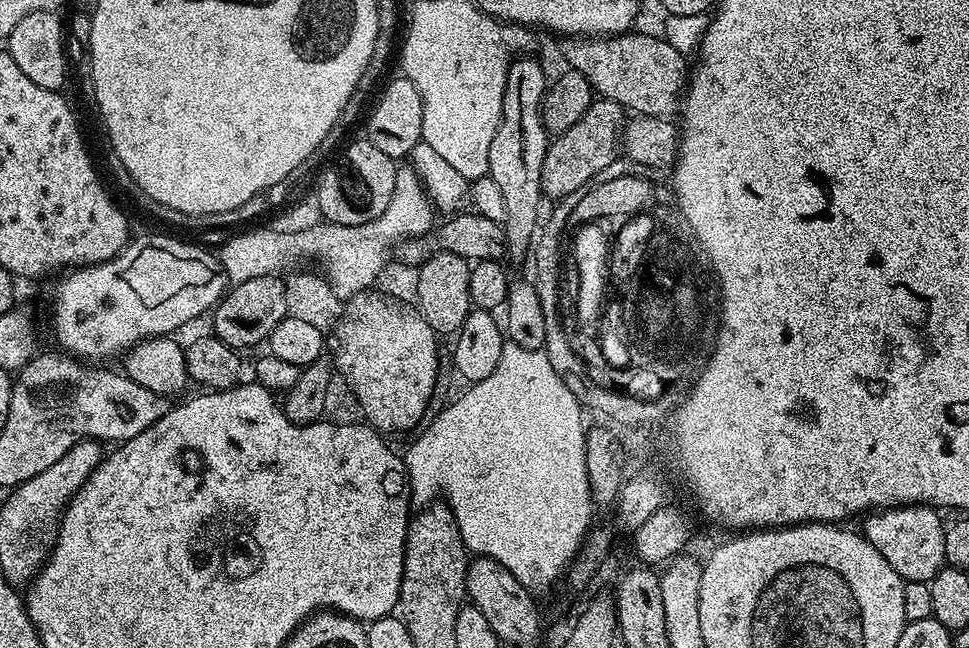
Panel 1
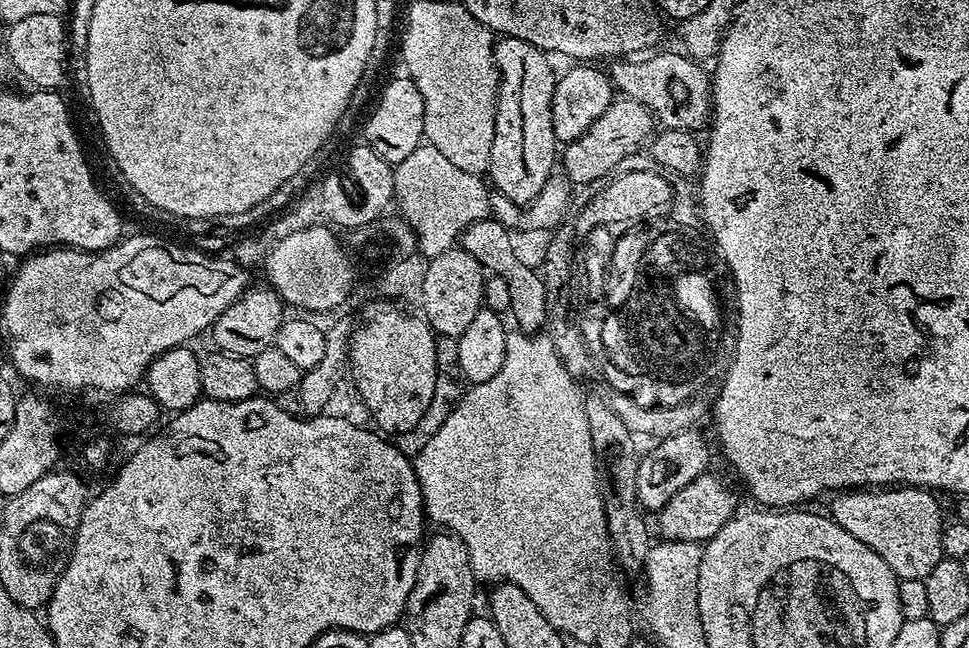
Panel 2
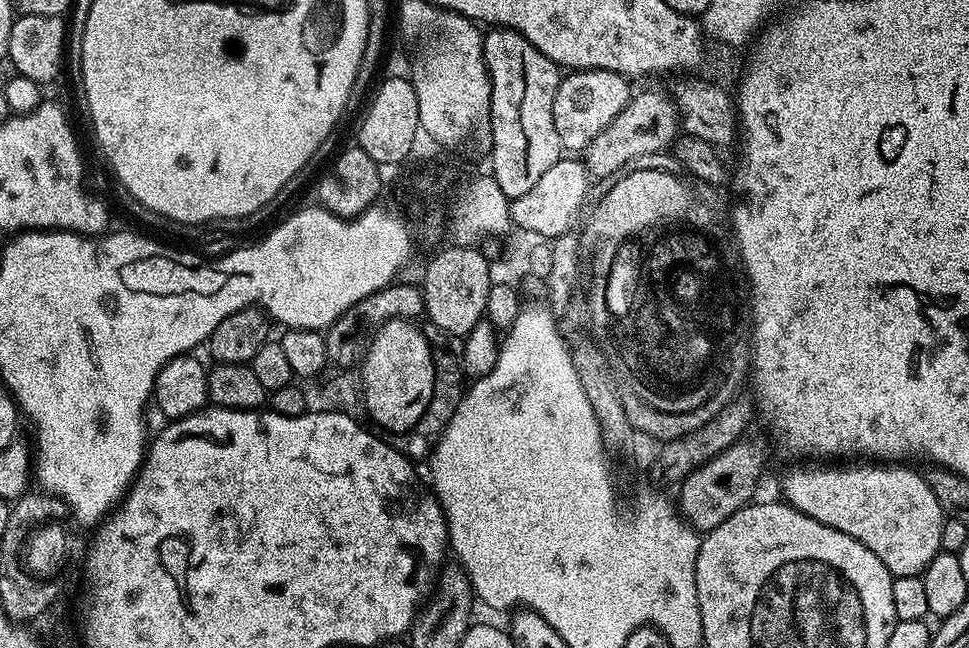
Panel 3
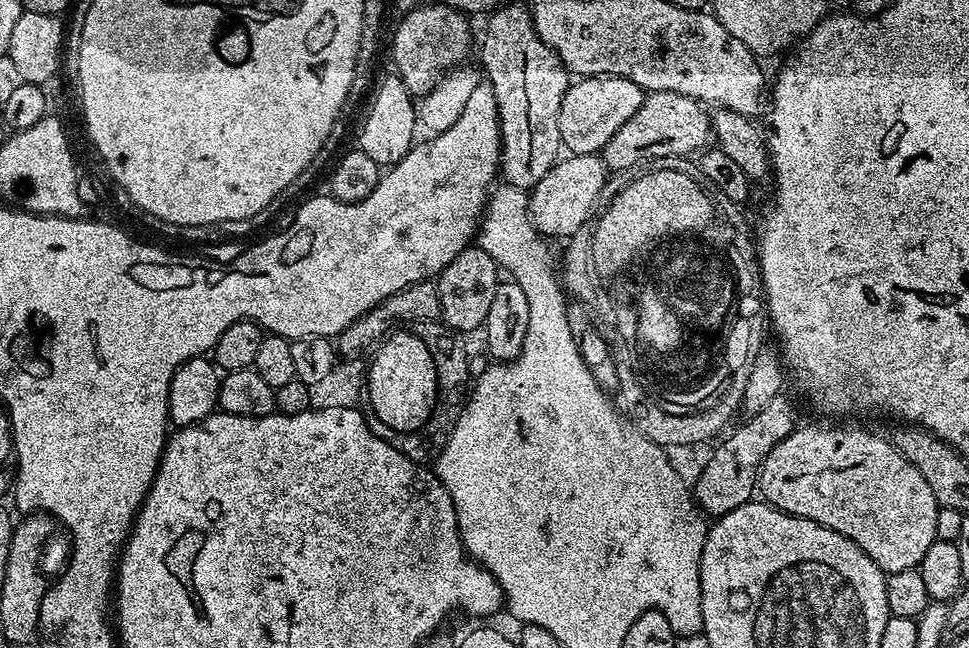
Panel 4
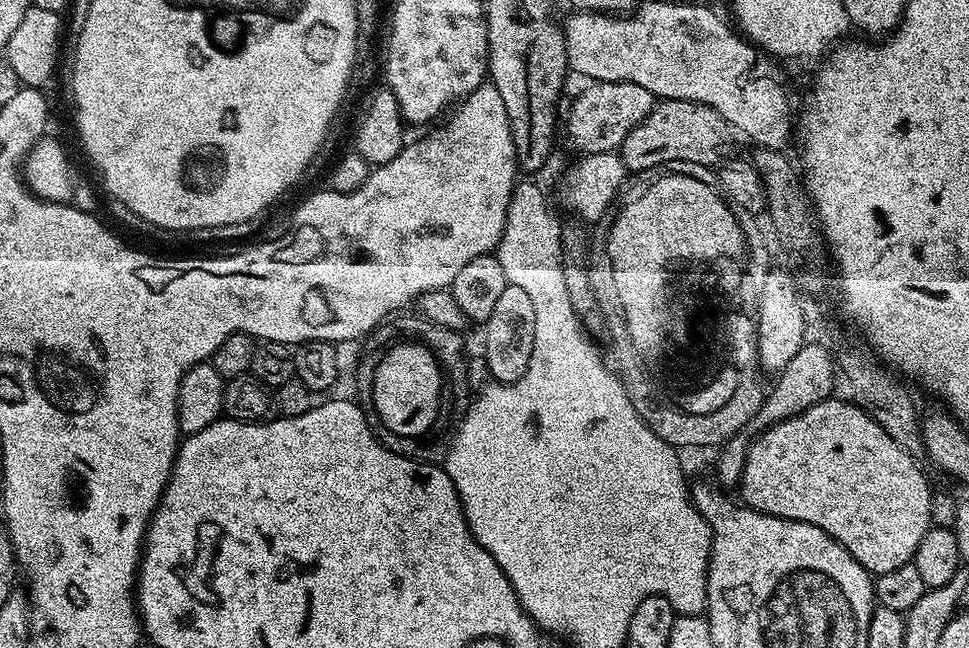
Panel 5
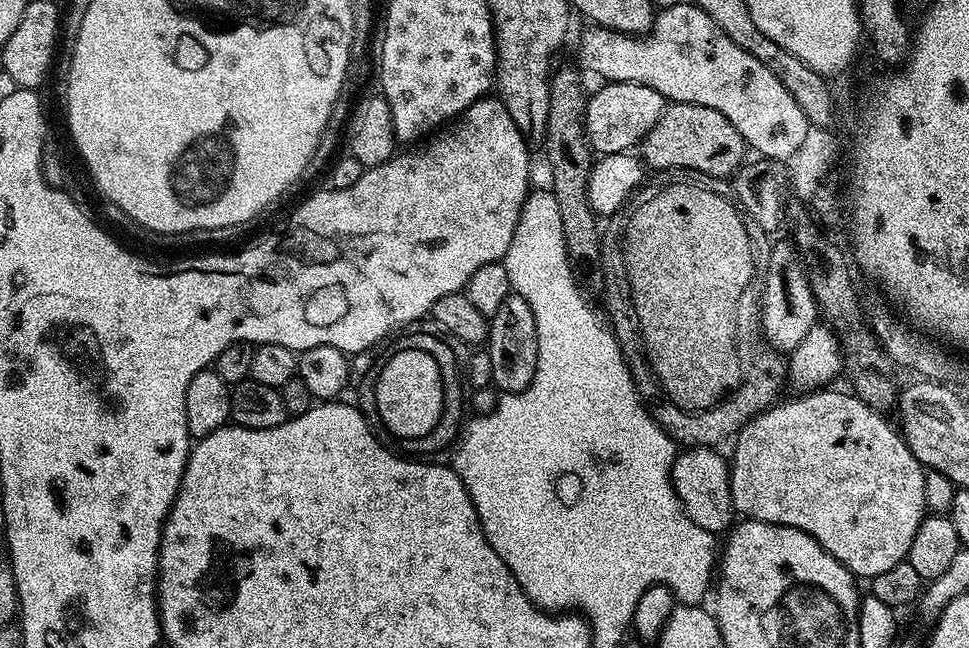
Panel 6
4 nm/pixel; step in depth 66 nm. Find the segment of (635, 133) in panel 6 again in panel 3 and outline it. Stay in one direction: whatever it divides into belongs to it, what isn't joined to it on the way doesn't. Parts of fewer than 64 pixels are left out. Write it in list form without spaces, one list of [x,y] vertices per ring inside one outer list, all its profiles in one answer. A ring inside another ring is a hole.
[[[586,68],[572,70],[561,75],[558,94],[554,94],[554,130],[558,130],[558,142],[565,153],[583,153],[588,144],[594,142],[596,135],[628,105],[628,101],[634,95],[634,88],[631,88],[628,84],[631,84],[629,77],[619,76],[616,72],[610,70],[590,70]]]

